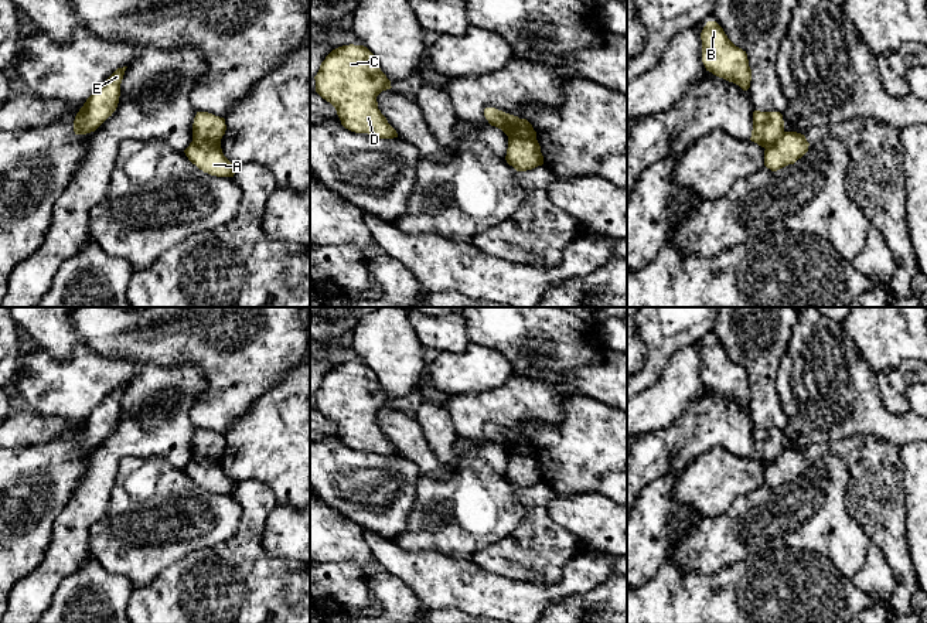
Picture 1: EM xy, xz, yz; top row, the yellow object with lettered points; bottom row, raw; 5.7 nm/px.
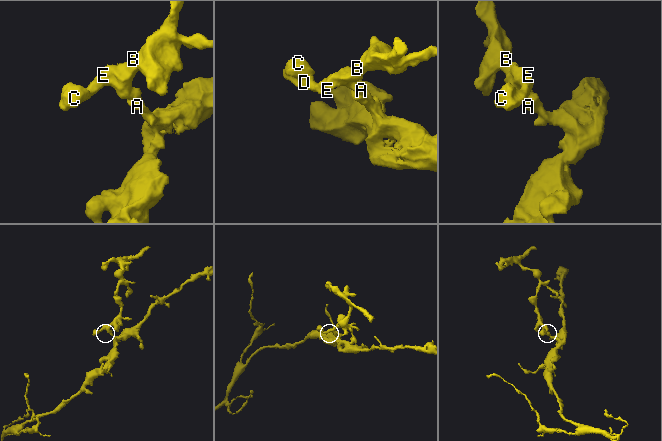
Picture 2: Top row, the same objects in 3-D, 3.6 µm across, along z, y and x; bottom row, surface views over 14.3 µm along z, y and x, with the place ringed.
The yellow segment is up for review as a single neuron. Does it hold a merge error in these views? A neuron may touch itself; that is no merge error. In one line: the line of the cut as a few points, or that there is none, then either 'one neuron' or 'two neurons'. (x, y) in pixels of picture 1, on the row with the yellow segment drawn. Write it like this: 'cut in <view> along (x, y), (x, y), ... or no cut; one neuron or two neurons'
cut in xy along (193, 139), (215, 139), (220, 142); two neurons

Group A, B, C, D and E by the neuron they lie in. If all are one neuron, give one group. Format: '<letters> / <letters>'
A / B C D E

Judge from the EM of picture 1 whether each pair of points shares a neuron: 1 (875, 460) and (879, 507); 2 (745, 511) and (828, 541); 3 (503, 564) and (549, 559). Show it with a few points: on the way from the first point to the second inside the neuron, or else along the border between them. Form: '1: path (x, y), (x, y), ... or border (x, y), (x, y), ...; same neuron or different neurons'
1: path (875, 472), (875, 496); same neuron
2: path (766, 518), (807, 520); same neuron
3: path (514, 559), (538, 559); same neuron

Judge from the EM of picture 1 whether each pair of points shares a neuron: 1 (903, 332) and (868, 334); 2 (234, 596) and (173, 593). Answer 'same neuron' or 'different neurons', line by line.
1: same neuron
2: same neuron

